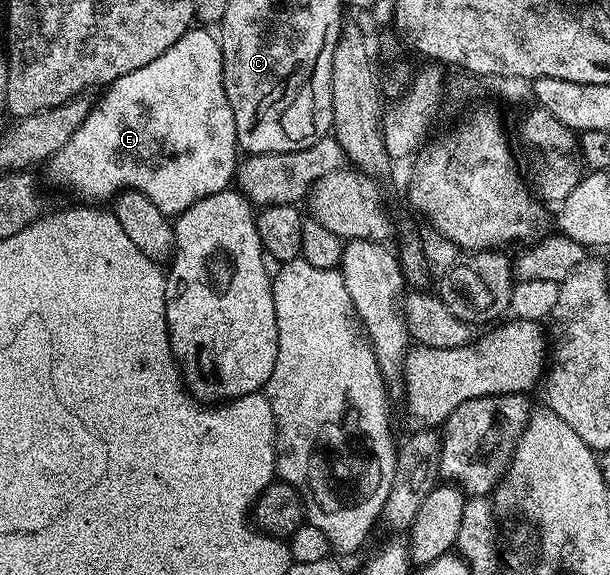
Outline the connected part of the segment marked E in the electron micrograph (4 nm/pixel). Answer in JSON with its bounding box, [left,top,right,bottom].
[47,29,239,217]

